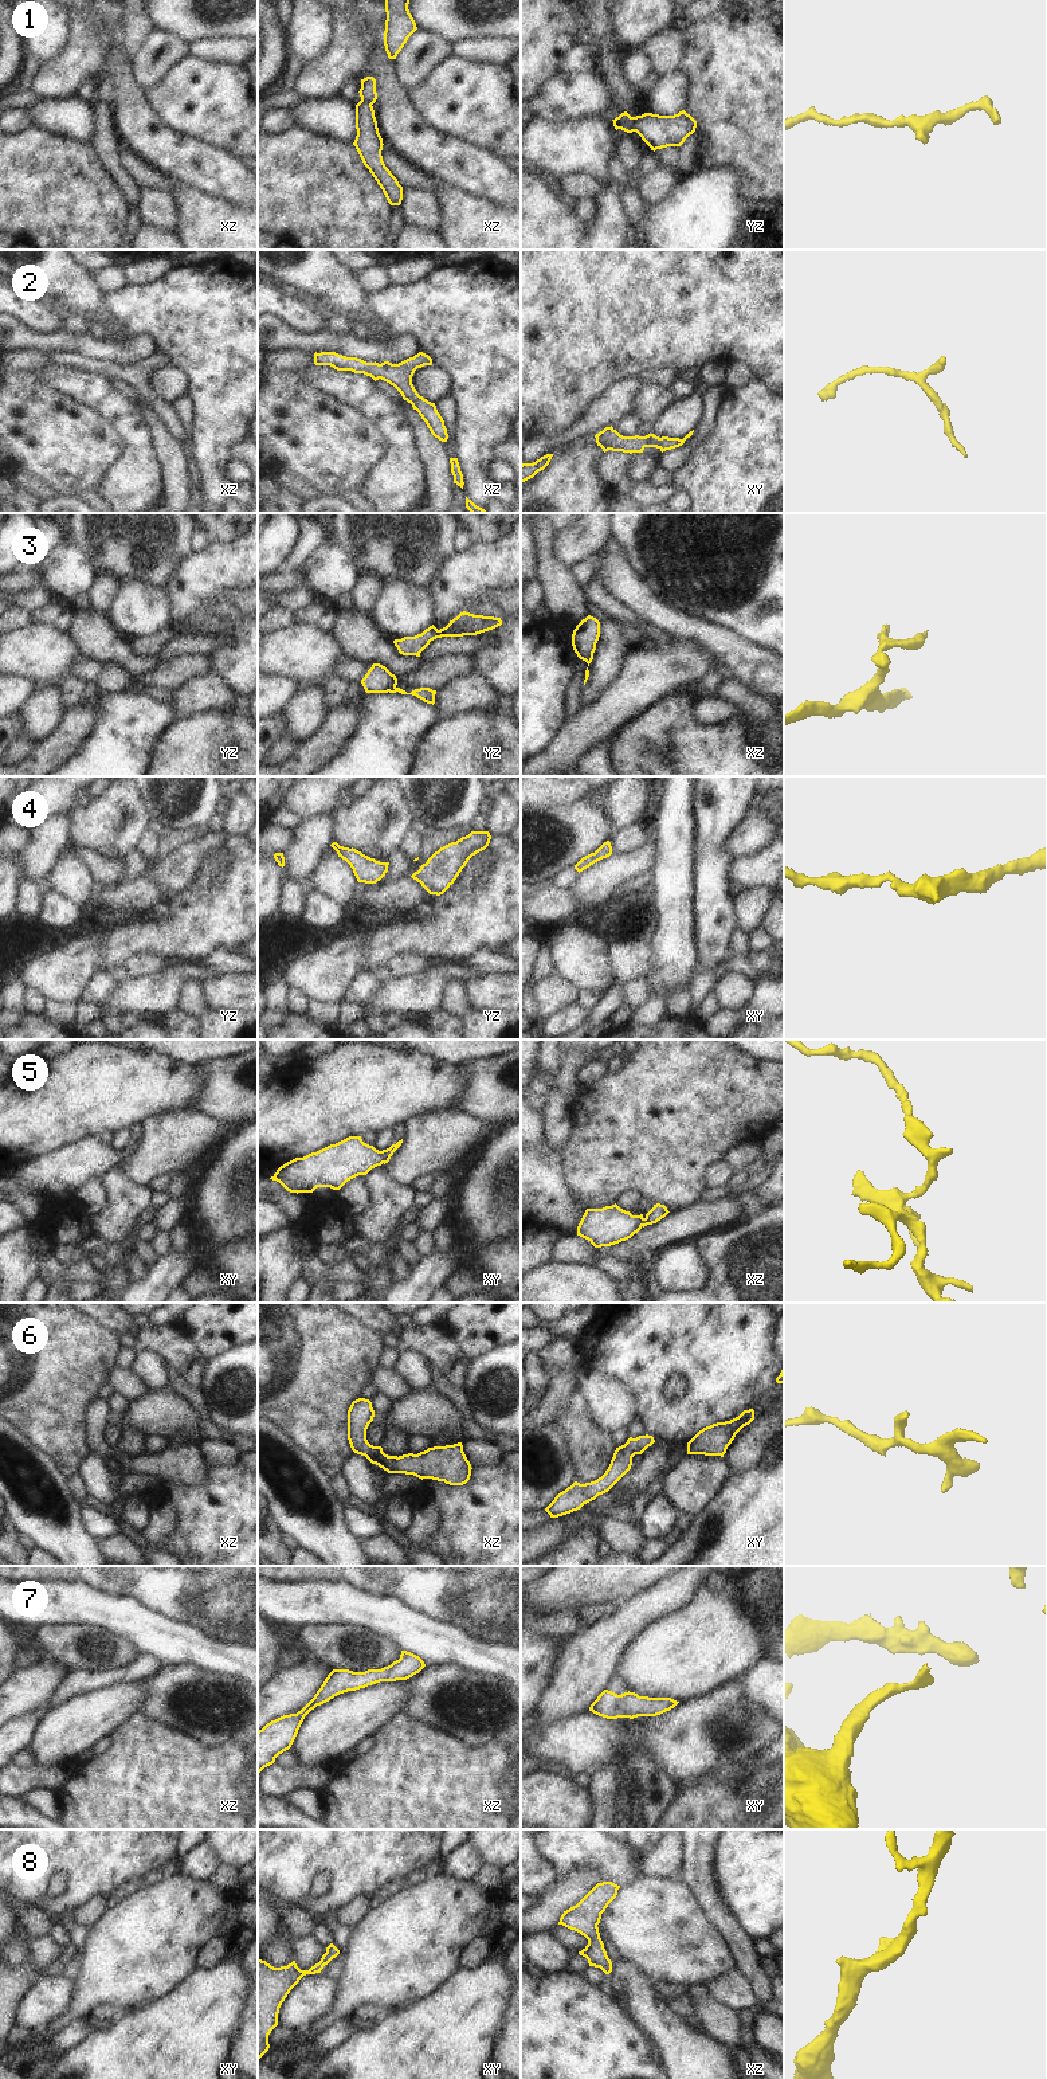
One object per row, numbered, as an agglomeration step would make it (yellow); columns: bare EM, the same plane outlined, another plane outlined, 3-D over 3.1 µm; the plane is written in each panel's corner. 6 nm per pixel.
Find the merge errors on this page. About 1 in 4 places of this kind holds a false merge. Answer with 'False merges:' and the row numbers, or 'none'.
False merges: none

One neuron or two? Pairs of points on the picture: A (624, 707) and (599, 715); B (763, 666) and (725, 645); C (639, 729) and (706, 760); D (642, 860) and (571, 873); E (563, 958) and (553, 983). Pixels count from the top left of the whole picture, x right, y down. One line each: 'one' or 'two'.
A: one
B: one
C: one
D: two
E: two

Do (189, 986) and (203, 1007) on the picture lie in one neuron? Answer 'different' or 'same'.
same

